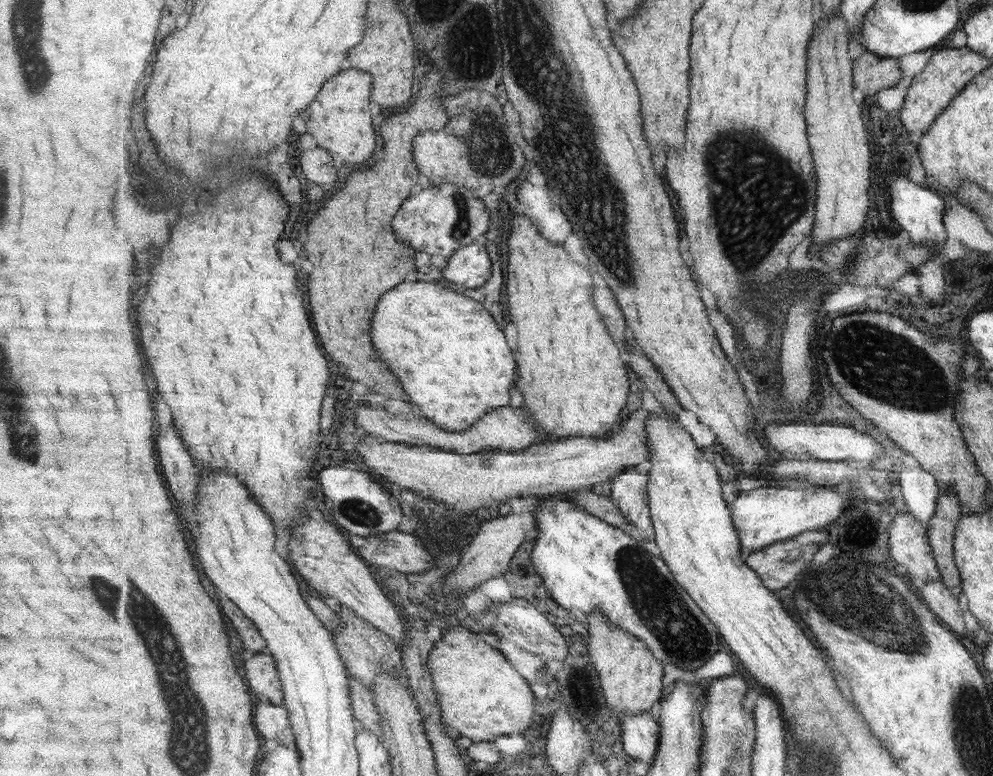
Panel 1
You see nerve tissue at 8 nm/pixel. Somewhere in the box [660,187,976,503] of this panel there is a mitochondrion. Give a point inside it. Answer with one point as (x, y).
(929, 394)

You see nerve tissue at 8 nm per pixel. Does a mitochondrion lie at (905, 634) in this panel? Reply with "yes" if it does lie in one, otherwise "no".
yes

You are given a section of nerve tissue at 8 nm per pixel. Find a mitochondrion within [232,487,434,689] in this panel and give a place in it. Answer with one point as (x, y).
(357, 512)

